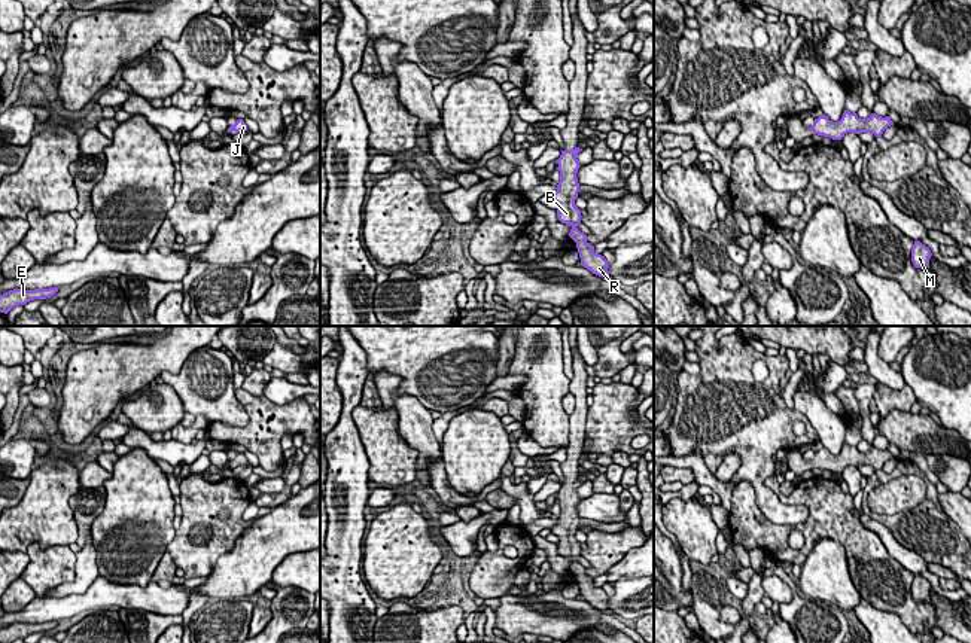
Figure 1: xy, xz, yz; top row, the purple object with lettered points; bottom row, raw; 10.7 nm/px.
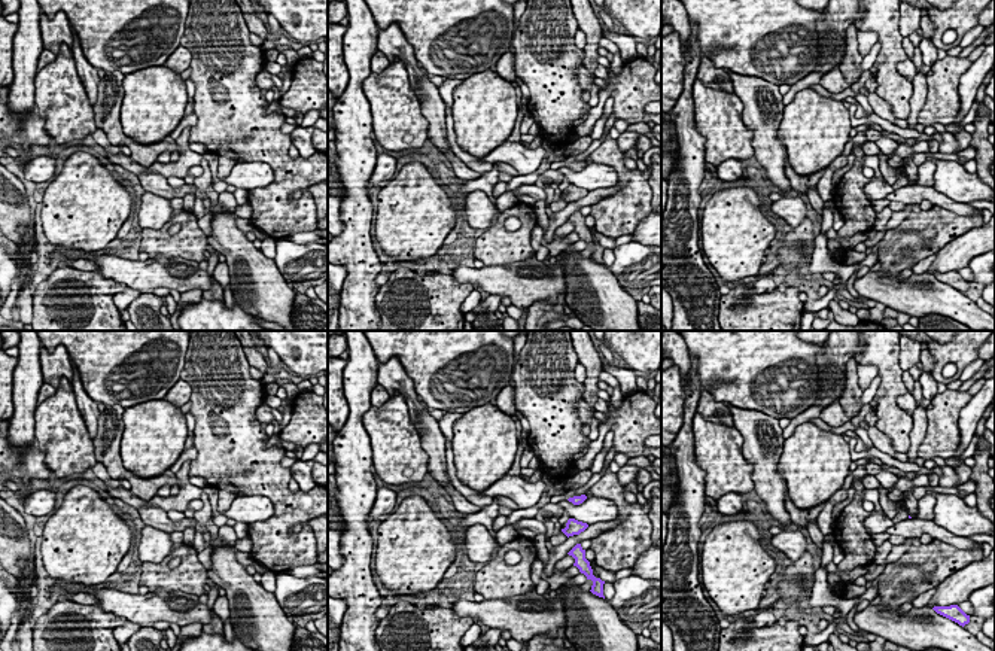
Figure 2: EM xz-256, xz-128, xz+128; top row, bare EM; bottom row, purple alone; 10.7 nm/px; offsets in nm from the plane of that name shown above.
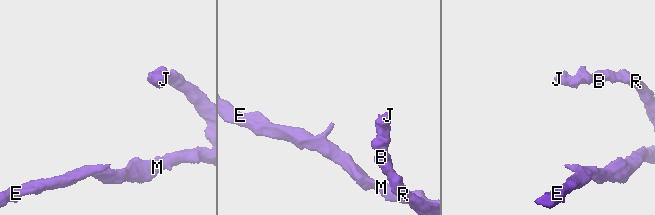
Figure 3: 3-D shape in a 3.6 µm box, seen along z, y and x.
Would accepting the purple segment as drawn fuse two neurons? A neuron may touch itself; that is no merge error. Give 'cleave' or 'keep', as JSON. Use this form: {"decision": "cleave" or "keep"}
{"decision": "keep"}

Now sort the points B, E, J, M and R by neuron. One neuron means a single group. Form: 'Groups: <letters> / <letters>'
Groups: B E J M R

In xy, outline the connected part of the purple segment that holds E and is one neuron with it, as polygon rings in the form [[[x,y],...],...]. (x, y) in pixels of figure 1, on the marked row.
[[[58,287],[34,289],[34,290],[25,290],[25,289],[9,290],[0,295],[0,313],[7,314],[12,308],[18,305],[25,305],[27,302],[34,299],[51,298],[57,292],[58,292]]]

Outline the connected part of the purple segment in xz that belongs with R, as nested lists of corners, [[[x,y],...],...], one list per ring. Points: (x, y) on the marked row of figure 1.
[[[579,147],[561,150],[560,158],[557,159],[560,182],[557,191],[551,195],[551,199],[558,204],[558,220],[572,226],[569,237],[576,243],[582,266],[599,277],[608,277],[608,260],[594,252],[594,246],[587,241],[587,235],[576,228],[582,217],[581,210],[575,205],[579,192],[576,173],[581,167],[576,158],[581,150],[582,149]]]

